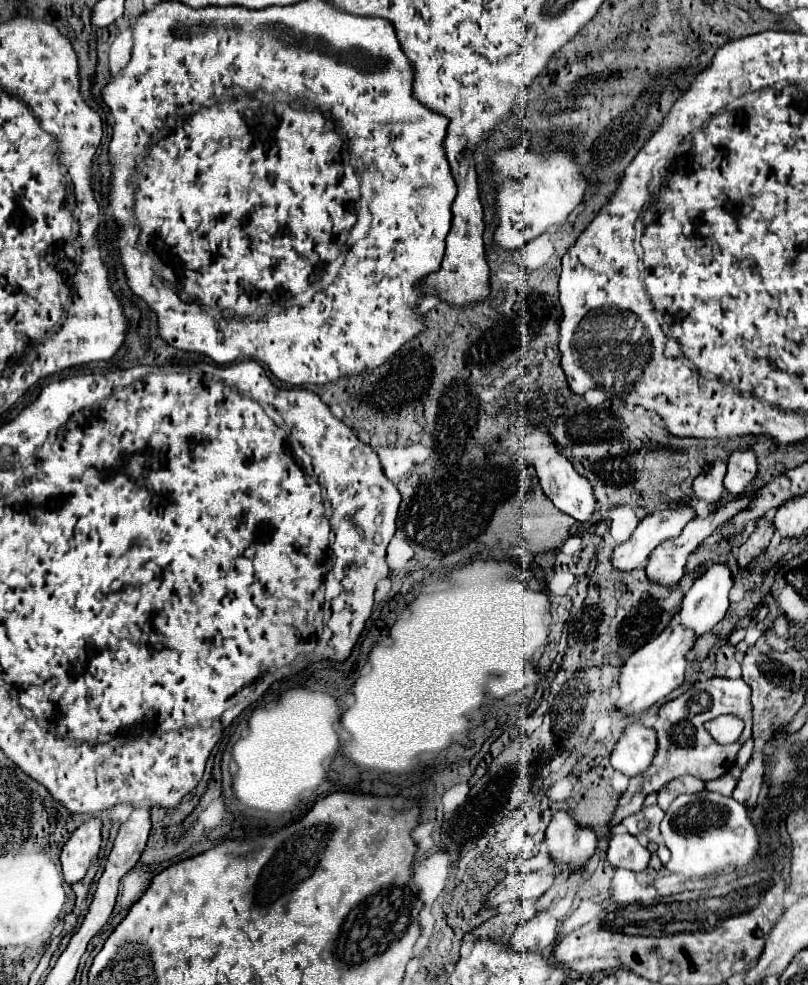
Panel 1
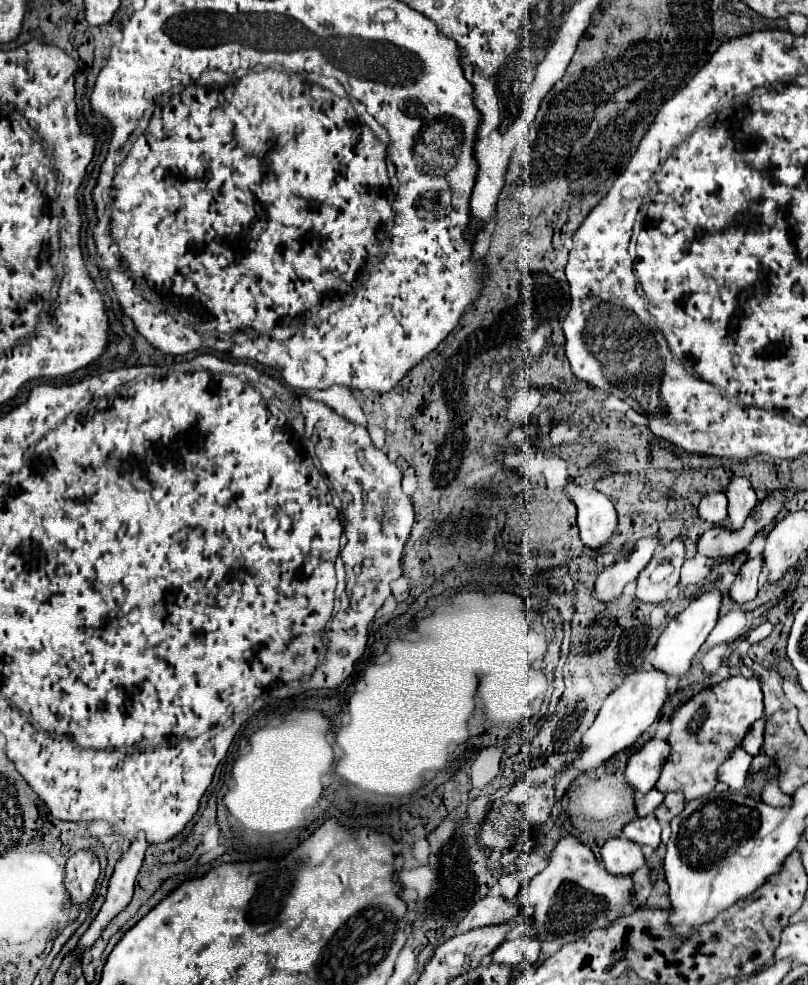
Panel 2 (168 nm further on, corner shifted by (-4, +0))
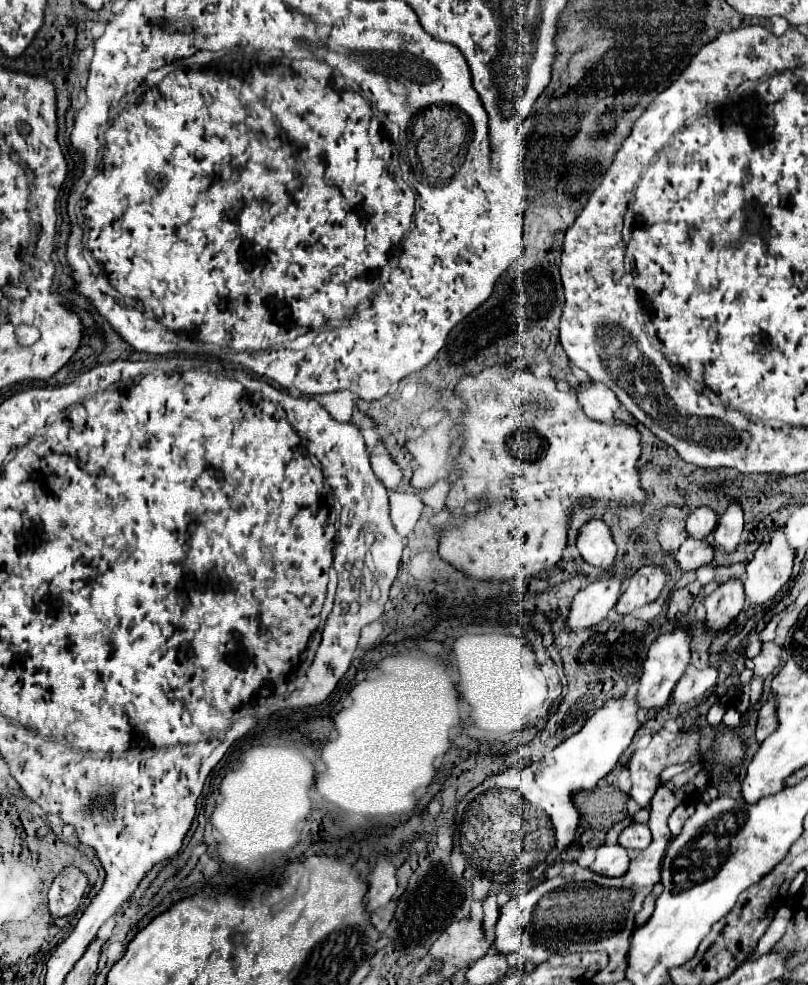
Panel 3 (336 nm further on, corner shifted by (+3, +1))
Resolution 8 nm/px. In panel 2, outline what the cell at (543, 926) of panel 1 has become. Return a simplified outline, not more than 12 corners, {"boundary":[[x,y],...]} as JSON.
{"boundary":[[522,935],[502,943],[490,963],[516,967],[536,963],[540,941]]}

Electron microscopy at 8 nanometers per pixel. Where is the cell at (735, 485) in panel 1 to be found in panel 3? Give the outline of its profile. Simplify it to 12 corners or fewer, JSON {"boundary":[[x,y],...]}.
{"boundary":[[731,504],[713,532],[715,544],[731,552],[743,532],[743,508]]}

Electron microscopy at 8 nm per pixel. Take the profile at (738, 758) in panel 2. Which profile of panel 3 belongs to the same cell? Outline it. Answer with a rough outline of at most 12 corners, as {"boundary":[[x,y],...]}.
{"boundary":[[729,706],[723,726],[733,732],[741,728],[741,712]]}

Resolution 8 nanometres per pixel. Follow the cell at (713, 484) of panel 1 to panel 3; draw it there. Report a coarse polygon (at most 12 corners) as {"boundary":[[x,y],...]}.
{"boundary":[[701,506],[687,518],[687,534],[705,540],[717,514]]}

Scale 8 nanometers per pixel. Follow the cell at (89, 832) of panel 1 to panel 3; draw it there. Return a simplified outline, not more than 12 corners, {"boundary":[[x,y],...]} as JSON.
{"boundary":[[65,866],[49,890],[53,916],[69,916],[83,900],[87,876]]}

